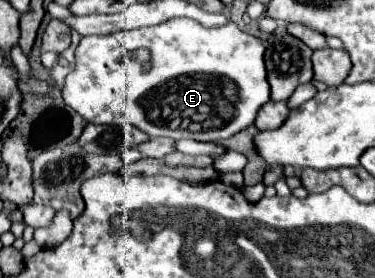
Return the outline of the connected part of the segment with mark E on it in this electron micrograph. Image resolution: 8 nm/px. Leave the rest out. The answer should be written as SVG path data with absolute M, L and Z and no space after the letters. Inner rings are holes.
M176 17L156 27L82 37L80 45L76 47L76 65L66 75L62 97L88 123L138 127L148 137L170 137L174 141L228 139L238 131L250 127L256 119L258 109L270 99L264 67L264 41L238 29L238 25L232 21L228 21L224 27L206 29L186 17ZM142 47L150 51L148 71L144 71L140 67L140 61L132 57L132 53Z

